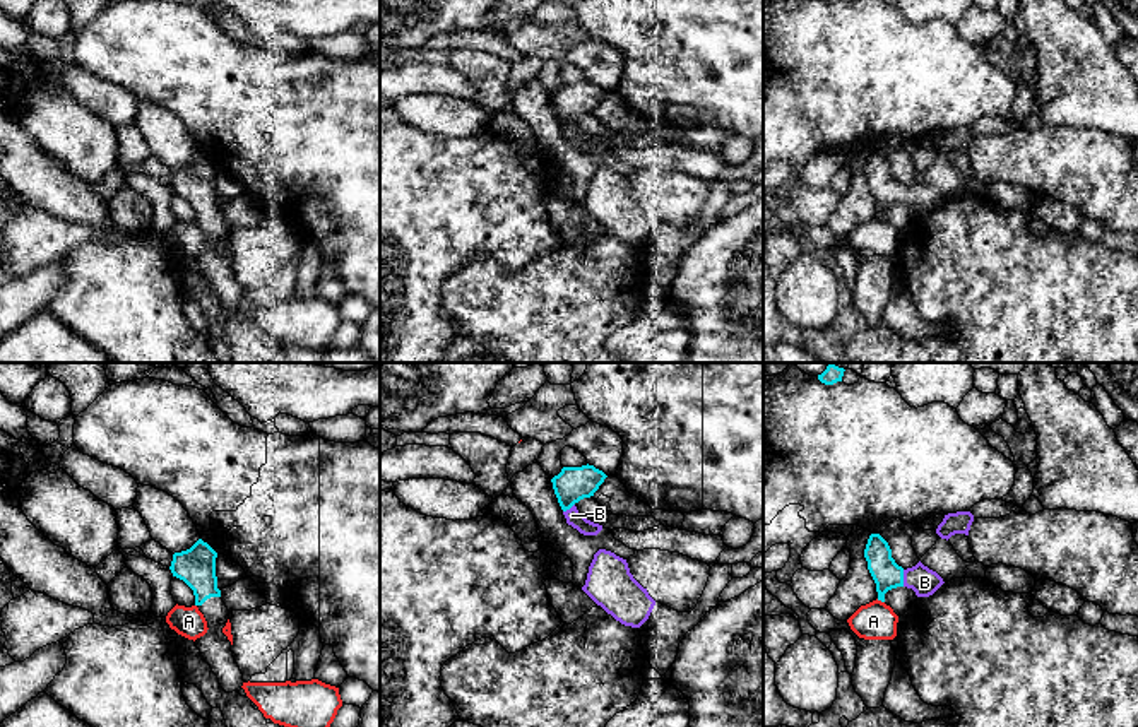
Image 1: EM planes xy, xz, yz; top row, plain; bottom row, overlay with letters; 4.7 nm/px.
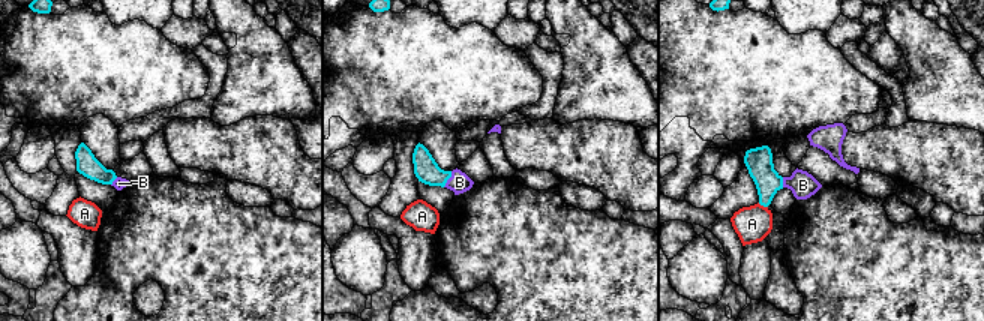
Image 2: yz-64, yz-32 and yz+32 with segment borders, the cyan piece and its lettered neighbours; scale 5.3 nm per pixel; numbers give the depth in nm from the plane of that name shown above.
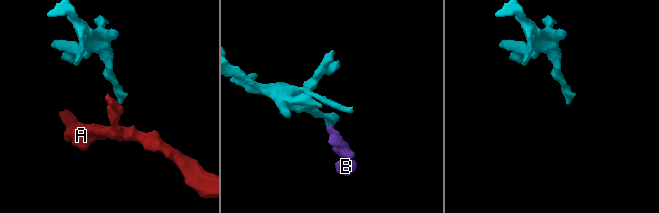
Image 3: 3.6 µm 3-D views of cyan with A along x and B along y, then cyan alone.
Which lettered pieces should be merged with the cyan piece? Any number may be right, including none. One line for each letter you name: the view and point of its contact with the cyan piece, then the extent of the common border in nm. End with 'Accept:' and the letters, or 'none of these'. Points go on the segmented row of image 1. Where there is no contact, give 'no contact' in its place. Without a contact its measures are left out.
B: yz (902, 579) | 80 nm
Accept: B

